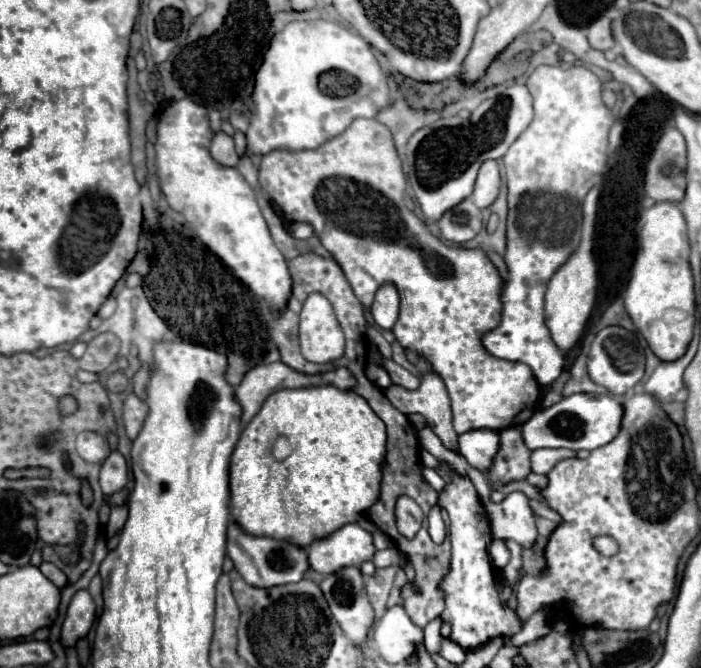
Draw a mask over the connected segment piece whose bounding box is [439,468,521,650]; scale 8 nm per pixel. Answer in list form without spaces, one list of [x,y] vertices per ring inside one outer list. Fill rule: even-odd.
[[[451,468],[451,480],[439,492],[439,506],[447,510],[451,526],[451,566],[443,576],[439,588],[445,594],[445,610],[441,614],[443,622],[451,624],[451,636],[455,644],[463,650],[475,650],[497,636],[513,636],[521,630],[515,610],[503,604],[493,576],[493,564],[489,558],[491,546],[491,524],[487,510],[471,482],[469,476],[461,476]]]

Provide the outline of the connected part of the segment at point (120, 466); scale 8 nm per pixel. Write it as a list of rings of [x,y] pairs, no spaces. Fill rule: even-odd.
[[[111,452],[109,458],[103,462],[101,476],[99,476],[103,494],[111,496],[111,494],[123,490],[127,484],[127,476],[129,476],[129,468],[127,468],[125,458],[119,452]]]

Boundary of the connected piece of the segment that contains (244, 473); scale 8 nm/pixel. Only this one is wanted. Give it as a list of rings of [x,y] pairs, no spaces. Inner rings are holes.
[[[323,386],[271,394],[257,418],[241,432],[231,456],[233,520],[253,536],[285,538],[301,548],[307,548],[315,538],[323,538],[349,522],[361,520],[365,510],[379,498],[385,438],[385,424],[375,416],[369,404],[353,392]],[[279,436],[285,436],[293,446],[291,456],[285,460],[273,456],[273,444]]]

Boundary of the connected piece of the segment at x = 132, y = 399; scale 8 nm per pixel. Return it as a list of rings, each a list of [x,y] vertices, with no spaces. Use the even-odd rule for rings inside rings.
[[[131,394],[127,400],[125,400],[125,406],[123,406],[123,420],[125,420],[125,430],[127,430],[127,436],[131,440],[137,438],[137,434],[141,432],[143,428],[143,422],[147,418],[147,404],[143,400],[139,400],[135,394]]]

